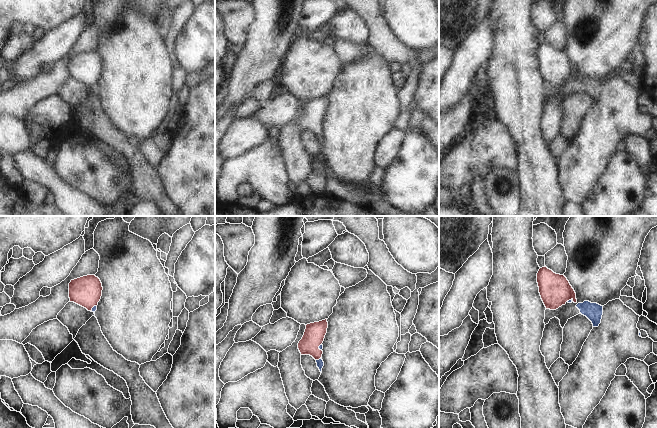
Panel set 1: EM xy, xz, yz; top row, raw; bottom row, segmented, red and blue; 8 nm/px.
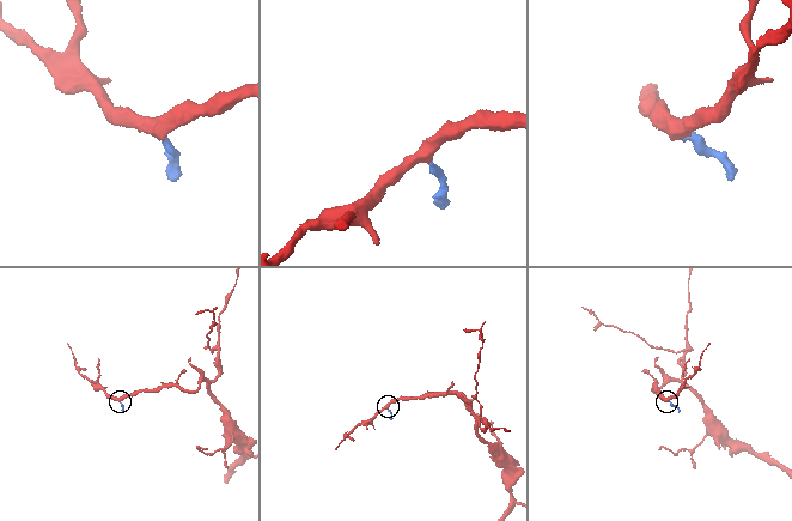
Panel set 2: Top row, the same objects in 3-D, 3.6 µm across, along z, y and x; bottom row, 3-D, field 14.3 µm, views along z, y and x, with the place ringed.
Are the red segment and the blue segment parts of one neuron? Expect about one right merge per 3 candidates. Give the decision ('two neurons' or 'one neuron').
one neuron

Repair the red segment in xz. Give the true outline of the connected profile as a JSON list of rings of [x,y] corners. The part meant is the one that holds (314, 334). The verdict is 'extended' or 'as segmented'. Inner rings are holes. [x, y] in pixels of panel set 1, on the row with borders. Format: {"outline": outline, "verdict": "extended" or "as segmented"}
{"outline": [[[327,319],[306,325],[302,339],[298,343],[298,349],[301,355],[312,356],[317,363],[317,367],[322,373],[324,362],[322,360],[323,341],[327,333]]], "verdict": "extended"}

